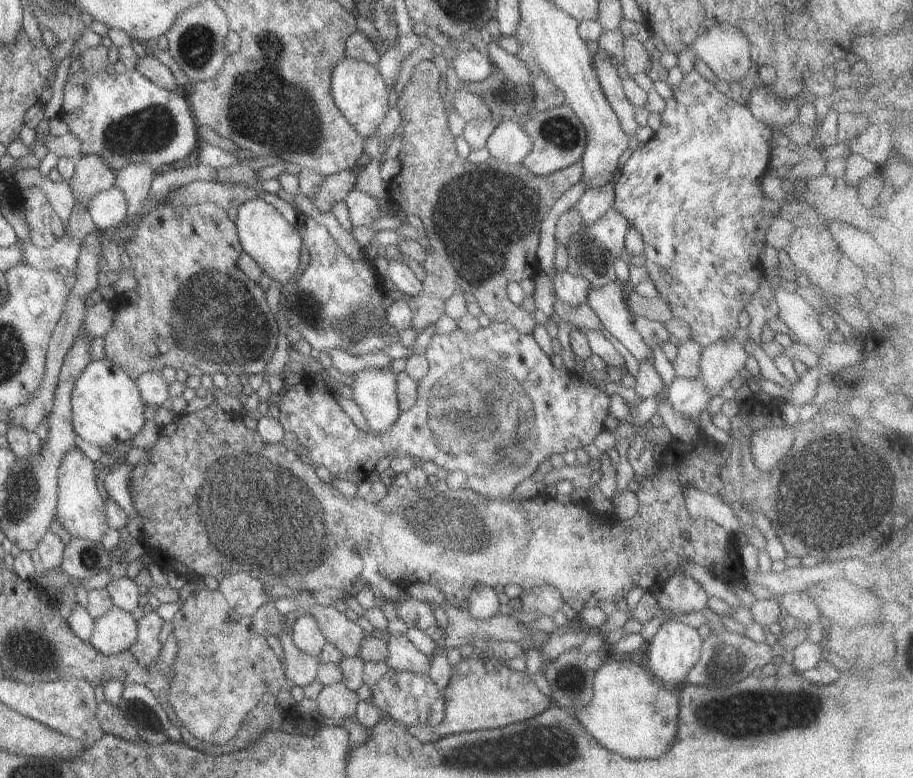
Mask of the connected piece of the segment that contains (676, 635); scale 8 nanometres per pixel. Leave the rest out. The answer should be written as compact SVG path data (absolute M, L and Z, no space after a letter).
M667 616L667 620L658 627L655 635L645 643L642 656L655 678L663 684L677 686L677 684L685 683L689 669L697 662L701 643L697 629L694 630L687 625L681 617Z

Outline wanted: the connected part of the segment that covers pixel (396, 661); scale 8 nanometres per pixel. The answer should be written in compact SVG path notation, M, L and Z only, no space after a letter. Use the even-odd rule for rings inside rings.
M388 634L386 649L384 663L389 669L428 674L430 660L421 654L404 634Z

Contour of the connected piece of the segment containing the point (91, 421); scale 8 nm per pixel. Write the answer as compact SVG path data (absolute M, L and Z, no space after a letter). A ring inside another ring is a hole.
M107 358L91 361L77 380L74 380L70 392L70 419L73 432L81 440L100 448L131 441L145 424L144 405L134 379L129 378Z

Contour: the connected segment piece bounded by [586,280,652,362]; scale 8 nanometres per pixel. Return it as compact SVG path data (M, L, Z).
M617 280L600 287L589 285L586 305L599 319L602 328L618 340L625 350L629 350L633 358L641 362L651 358L652 353L633 326L633 316L626 305L625 290Z

